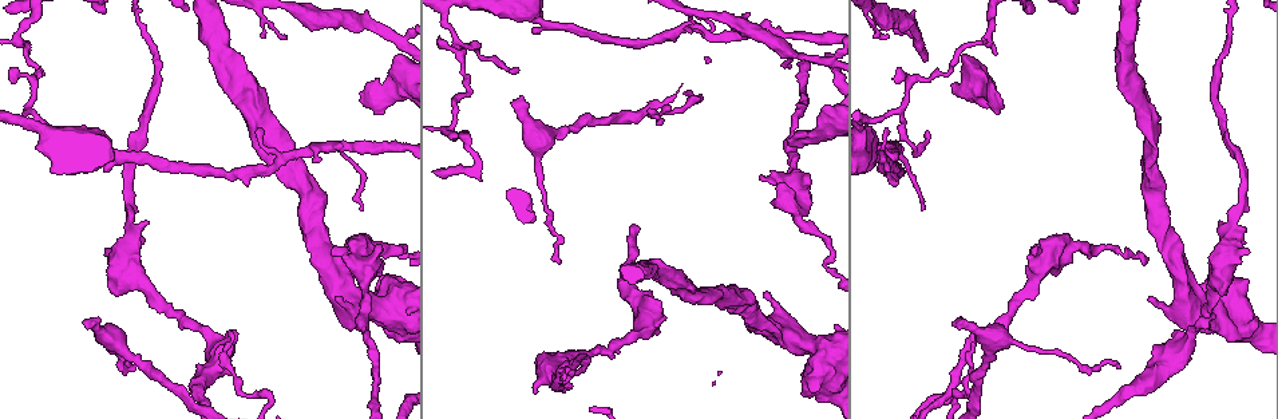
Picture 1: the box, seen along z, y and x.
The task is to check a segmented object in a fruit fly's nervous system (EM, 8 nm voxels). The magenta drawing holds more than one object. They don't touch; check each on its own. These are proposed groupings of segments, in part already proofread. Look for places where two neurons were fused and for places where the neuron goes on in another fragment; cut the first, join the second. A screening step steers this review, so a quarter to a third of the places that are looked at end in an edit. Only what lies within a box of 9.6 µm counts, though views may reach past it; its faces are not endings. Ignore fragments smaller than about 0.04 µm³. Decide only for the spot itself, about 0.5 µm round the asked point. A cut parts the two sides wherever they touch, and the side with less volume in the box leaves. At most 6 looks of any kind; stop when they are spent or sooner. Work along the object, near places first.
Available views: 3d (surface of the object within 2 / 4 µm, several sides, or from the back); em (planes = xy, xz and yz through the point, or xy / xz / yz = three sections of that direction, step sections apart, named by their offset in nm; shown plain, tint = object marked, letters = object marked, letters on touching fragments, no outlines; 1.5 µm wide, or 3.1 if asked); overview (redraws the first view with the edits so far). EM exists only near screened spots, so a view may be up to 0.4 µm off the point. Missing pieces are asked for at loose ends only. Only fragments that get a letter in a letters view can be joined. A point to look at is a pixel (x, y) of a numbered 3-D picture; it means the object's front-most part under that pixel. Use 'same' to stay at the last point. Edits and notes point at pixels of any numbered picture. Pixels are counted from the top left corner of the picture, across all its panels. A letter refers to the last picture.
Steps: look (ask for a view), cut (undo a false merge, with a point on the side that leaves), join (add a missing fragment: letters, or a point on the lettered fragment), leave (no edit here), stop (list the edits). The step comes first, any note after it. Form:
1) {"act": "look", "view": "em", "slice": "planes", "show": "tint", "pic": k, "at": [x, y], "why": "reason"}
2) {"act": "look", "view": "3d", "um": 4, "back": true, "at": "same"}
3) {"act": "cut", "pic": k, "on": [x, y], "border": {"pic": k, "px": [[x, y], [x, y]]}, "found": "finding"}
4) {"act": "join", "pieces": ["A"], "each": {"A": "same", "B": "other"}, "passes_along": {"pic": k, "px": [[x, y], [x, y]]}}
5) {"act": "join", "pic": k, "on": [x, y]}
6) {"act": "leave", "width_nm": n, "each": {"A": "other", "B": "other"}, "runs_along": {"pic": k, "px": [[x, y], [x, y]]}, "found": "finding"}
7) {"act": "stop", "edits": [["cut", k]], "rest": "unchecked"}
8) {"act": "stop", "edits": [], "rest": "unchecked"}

{"act": "look", "view": "3d", "um": 4, "pic": 1, "at": [102, 155], "why": "calibre changes"}

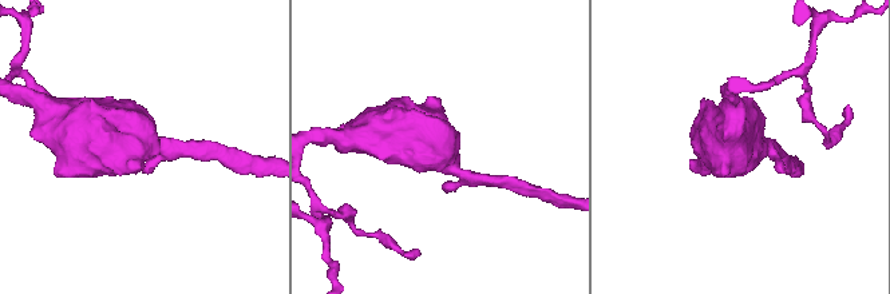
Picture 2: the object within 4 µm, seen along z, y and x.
{"act": "look", "view": "em", "slice": "xy", "step": 8, "show": "tint", "pic": 2, "at": [144, 143], "why": "shape alone is not enough"}

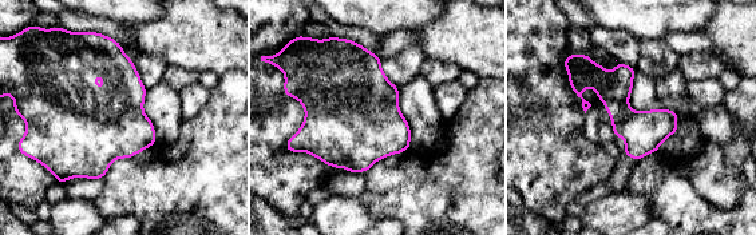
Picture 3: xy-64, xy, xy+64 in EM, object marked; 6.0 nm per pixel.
{"act": "look", "view": "em", "slice": "xy", "step": 8, "show": "letters", "at": "same"}

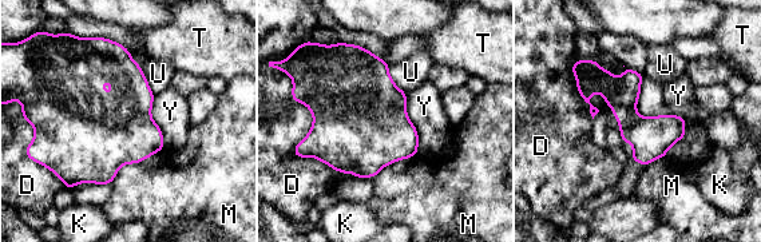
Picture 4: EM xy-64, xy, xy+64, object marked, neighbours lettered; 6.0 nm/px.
{"act": "leave", "each": {"D": "other", "K": "other", "M": "other", "T": "other", "U": "other", "Y": "other"}, "border": {"pic": 4, "px": [[163, 147], [125, 163], [110, 183]]}, "found": "all the same neuron"}

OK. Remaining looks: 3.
{"act": "look", "view": "3d", "um": 2, "pic": 1, "at": [789, 144], "why": "free end"}

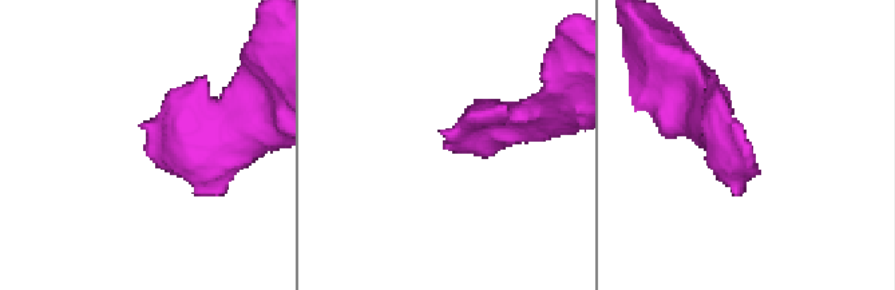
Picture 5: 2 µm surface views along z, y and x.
{"act": "look", "view": "em", "slice": "planes", "show": "letters", "pic": 5, "at": [745, 138], "why": "shape alone is not enough"}

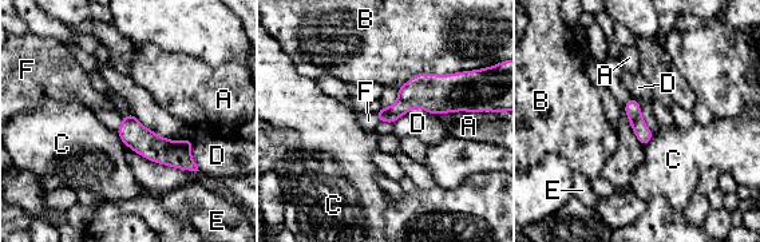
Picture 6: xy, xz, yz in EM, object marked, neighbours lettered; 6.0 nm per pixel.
{"act": "join", "pieces": ["F"], "longest_contact_nm": ["D", 550], "each": {"A": "other", "B": "other", "C": "other", "D": "other", "E": "other", "F": "same"}, "passes_along": {"pic": 6, "px": [[141, 139], [122, 123], [106, 111]]}, "found": "it goes on there"}

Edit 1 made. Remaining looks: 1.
{"act": "look", "view": "em", "slice": "xz", "step": 4, "show": "letters", "pic": 1, "at": [93, 326], "why": "branch stops here"}

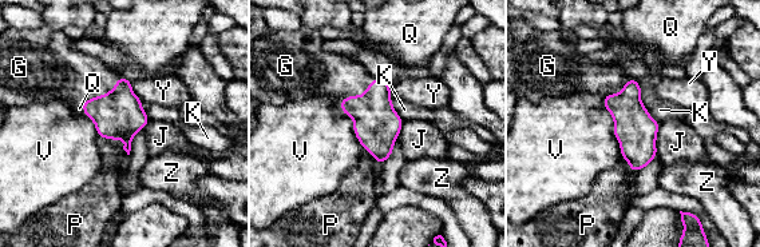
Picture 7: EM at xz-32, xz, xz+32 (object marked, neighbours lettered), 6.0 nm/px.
{"act": "join", "pieces": ["G"], "each": {"G": "same", "J": "other", "K": "other", "P": "other", "Q": "other", "V": "other", "Y": "other", "Z": "other"}, "passes_along": {"pic": 7, "px": [[118, 114], [95, 96], [63, 72]]}, "found": "the neuron continues"}

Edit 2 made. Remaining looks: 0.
{"act": "stop", "edits": [["join", 6], ["join", 7]], "rest": "unchecked"}

